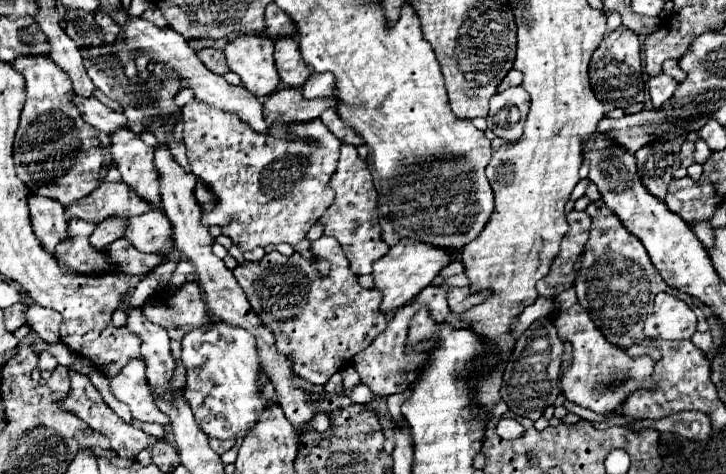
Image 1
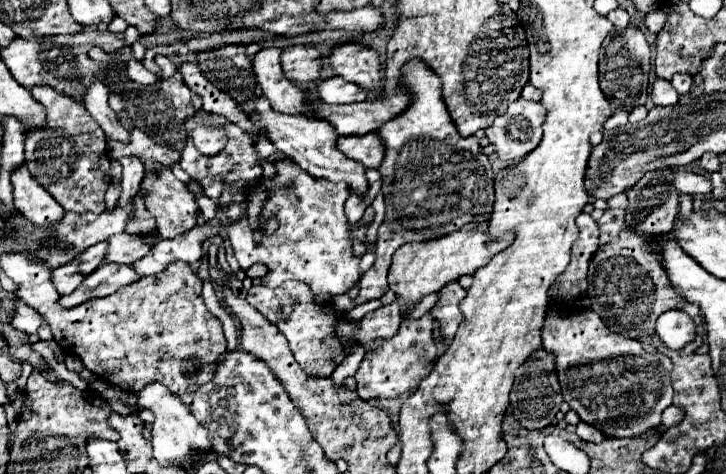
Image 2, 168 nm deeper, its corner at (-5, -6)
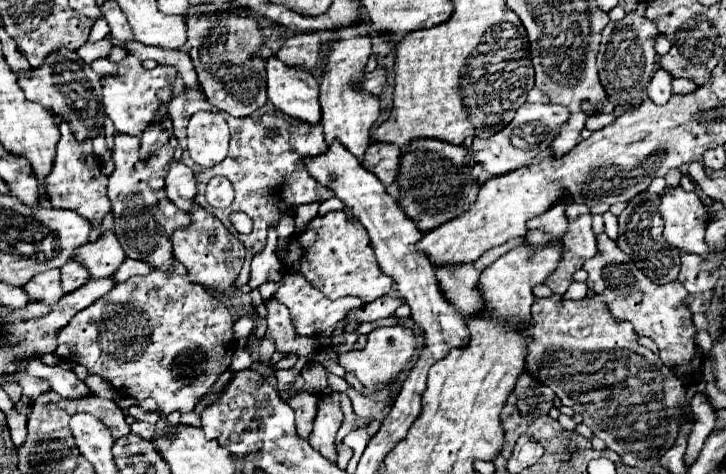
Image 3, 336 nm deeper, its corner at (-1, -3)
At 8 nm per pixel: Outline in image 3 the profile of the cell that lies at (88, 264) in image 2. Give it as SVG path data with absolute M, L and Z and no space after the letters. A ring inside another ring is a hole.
M71 259L69 263L65 263L65 265L61 267L63 293L75 291L75 289L83 287L87 281L89 281L89 273L87 273L87 269L85 269L81 263L77 263L77 261Z

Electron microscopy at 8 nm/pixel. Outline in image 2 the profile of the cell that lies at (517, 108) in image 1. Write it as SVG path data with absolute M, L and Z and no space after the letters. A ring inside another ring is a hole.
M515 100L507 106L507 112L497 116L493 126L487 128L487 138L495 146L499 158L507 164L527 156L541 140L541 122L545 120L545 108L541 102Z

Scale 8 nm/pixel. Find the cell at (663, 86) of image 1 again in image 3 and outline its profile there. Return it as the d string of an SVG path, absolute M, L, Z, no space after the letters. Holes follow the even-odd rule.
M657 69L655 75L653 75L653 79L651 79L651 83L649 83L649 87L647 87L649 99L653 103L657 103L657 105L665 105L671 99L671 95L673 95L671 81L673 81L673 77L667 71Z

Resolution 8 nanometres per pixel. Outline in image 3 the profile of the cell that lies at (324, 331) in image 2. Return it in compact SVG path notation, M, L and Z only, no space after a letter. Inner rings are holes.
M271 299L265 303L267 305L267 337L271 337L271 341L275 341L277 351L281 353L297 353L299 357L311 357L313 353L319 351L319 347L315 347L315 337L299 337L295 333L289 309Z

